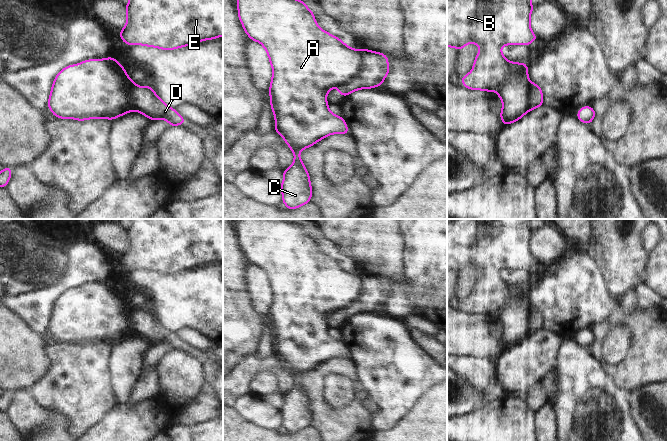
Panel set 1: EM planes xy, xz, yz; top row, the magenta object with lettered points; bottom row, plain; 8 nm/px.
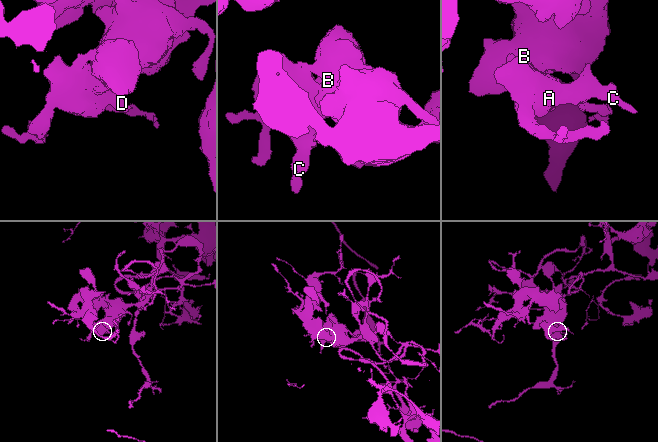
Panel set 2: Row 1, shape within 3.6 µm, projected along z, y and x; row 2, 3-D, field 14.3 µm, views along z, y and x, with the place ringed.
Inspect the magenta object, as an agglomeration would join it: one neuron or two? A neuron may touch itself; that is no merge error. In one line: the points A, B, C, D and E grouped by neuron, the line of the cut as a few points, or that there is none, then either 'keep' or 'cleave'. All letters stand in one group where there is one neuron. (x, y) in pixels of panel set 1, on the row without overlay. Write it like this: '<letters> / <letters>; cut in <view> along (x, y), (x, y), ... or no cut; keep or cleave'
A B C E / D; cut in xz along (362, 273), (362, 292), (348, 306), (337, 310); cleave

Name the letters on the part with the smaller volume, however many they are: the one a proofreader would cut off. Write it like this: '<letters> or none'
D

